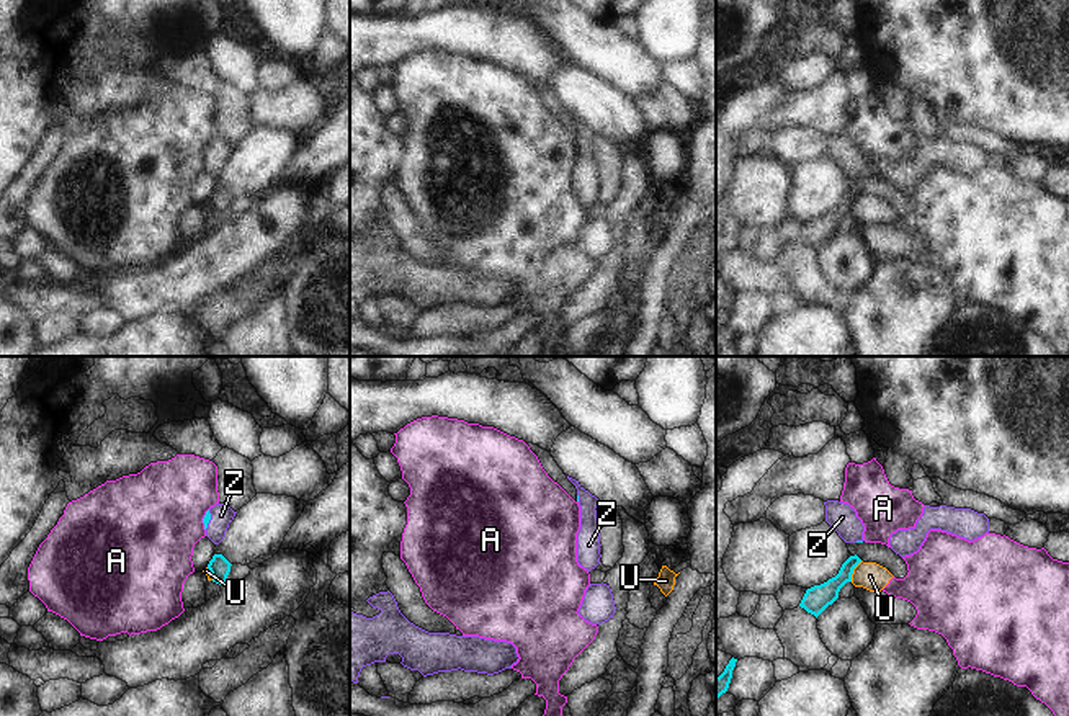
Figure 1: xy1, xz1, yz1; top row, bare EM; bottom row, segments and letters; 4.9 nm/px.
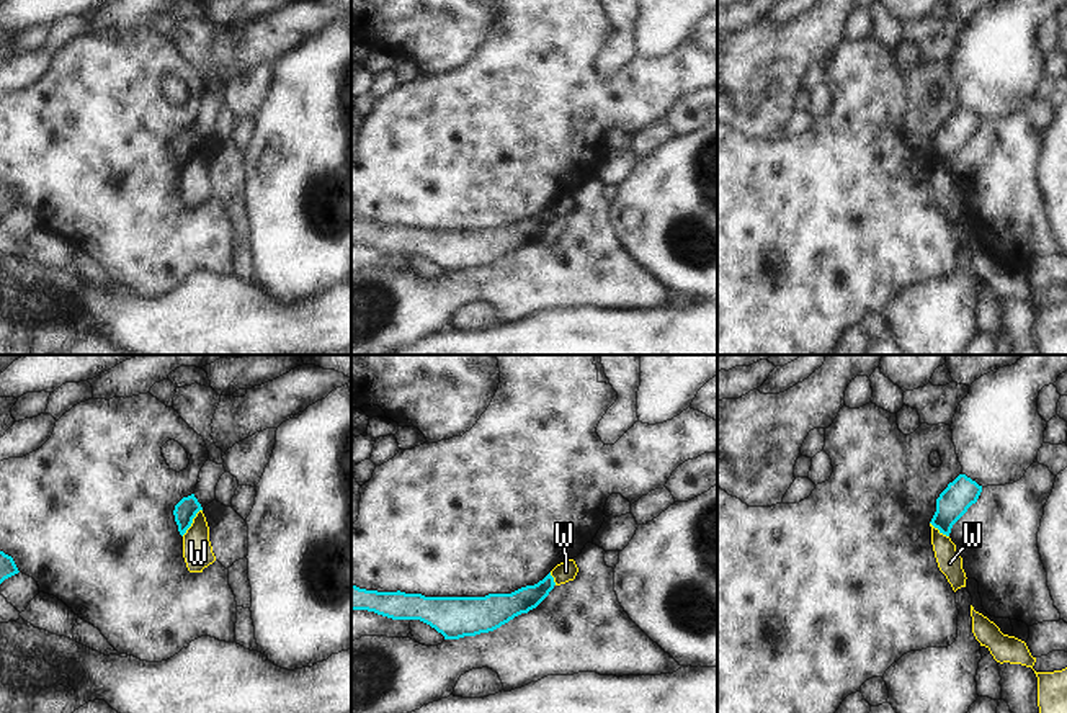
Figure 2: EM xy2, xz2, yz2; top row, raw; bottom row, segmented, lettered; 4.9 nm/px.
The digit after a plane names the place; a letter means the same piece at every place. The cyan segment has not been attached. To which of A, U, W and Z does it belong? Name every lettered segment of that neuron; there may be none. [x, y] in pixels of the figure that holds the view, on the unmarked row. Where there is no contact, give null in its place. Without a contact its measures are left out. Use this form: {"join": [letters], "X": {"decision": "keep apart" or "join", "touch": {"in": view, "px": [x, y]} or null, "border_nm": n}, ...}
{"join": ["Z"], "A": {"decision": "keep apart", "touch": {"in": "xy1", "px": [203, 154]}, "border_nm": 110}, "U": {"decision": "keep apart", "touch": {"in": "yz1", "px": [852, 205]}, "border_nm": 120}, "W": {"decision": "keep apart", "touch": {"in": "xy2", "px": [191, 156]}, "border_nm": 170}, "Z": {"decision": "join", "touch": {"in": "xy1", "px": [210, 152]}, "border_nm": 100}}

